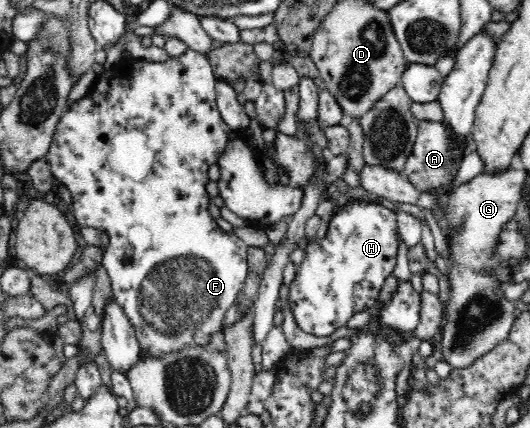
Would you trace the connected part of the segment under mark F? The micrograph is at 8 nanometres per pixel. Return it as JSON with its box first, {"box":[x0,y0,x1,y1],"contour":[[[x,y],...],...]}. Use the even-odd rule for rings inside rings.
{"box":[45,47,248,357],"contour":[[[188,47],[184,54],[170,57],[162,62],[126,57],[110,70],[104,70],[98,74],[96,83],[88,93],[60,117],[52,146],[45,157],[54,178],[61,181],[71,192],[73,212],[79,226],[95,228],[108,234],[109,243],[103,252],[100,265],[110,277],[113,298],[123,307],[124,313],[130,317],[141,349],[144,349],[148,355],[158,355],[159,357],[164,353],[169,353],[172,349],[210,342],[210,334],[222,331],[220,329],[222,316],[228,308],[237,302],[237,294],[242,290],[244,280],[246,280],[246,272],[248,272],[247,244],[242,242],[233,232],[220,229],[216,225],[216,220],[206,210],[208,202],[211,201],[206,193],[206,183],[210,181],[207,175],[208,169],[216,164],[216,160],[224,152],[228,137],[236,134],[236,131],[221,119],[216,107],[216,88],[215,74],[206,56],[192,48]]]}

